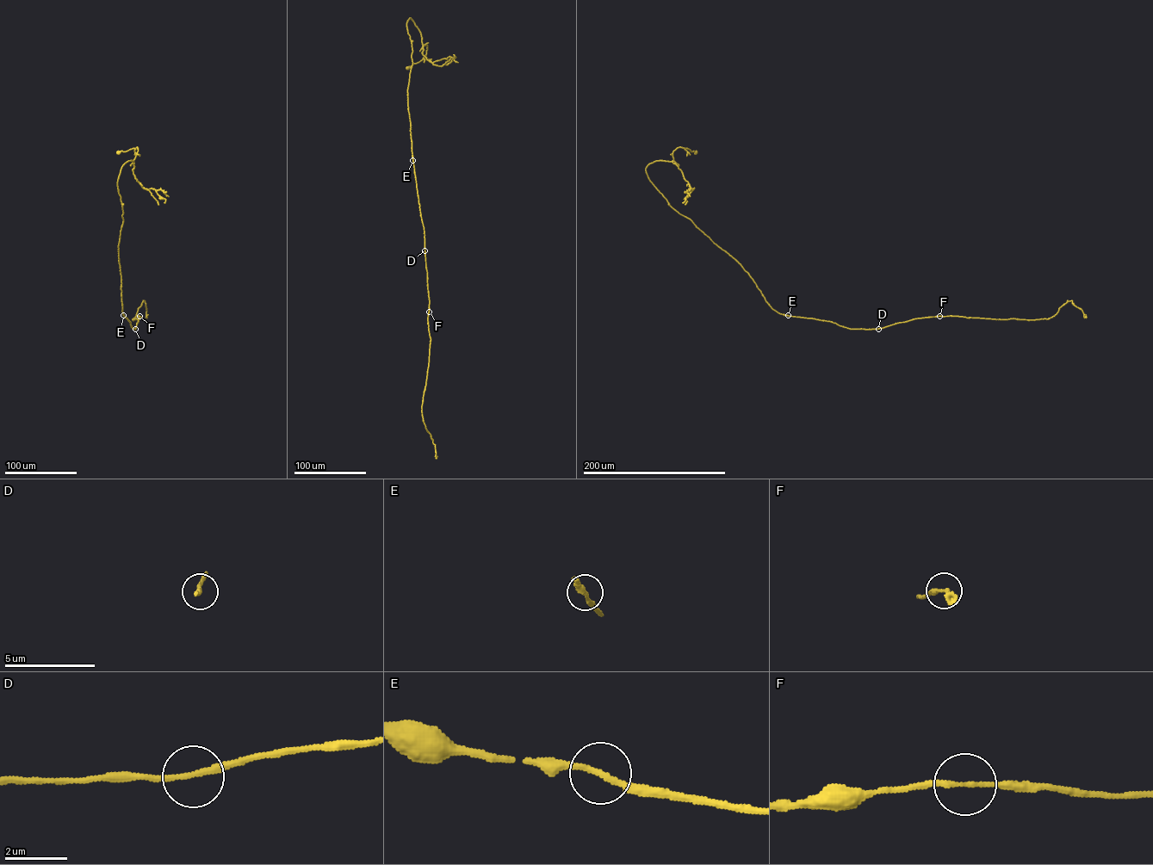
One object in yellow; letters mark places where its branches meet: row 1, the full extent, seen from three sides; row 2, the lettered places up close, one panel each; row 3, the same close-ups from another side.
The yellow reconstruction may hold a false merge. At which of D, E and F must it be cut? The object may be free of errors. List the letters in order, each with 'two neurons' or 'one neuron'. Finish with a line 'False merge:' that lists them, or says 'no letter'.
D: one neuron
E: one neuron
F: one neuron
False merge: no letter

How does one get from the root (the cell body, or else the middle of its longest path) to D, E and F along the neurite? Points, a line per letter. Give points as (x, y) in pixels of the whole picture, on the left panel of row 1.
D: (118, 151), (138, 150), (133, 161), (122, 165), (117, 182), (123, 213), (118, 245), (122, 313), (135, 329)
E: (118, 151), (137, 147), (138, 150), (133, 161), (122, 165), (117, 182), (123, 213), (118, 250), (123, 315)
F: (118, 151), (138, 148), (117, 186), (122, 313), (135, 330), (139, 316)

